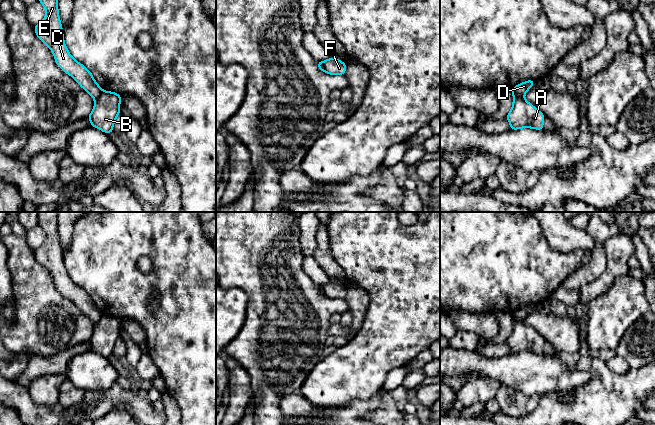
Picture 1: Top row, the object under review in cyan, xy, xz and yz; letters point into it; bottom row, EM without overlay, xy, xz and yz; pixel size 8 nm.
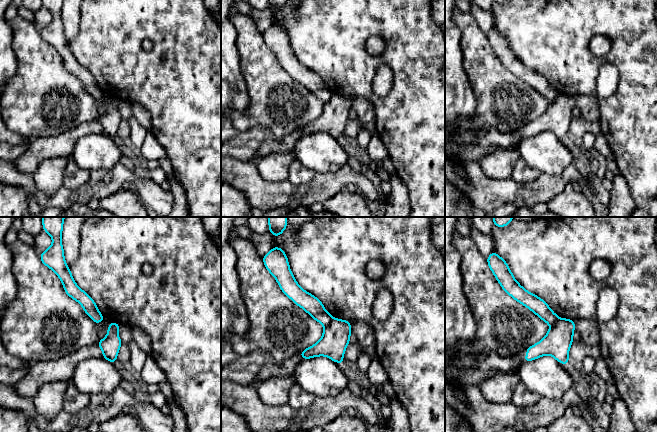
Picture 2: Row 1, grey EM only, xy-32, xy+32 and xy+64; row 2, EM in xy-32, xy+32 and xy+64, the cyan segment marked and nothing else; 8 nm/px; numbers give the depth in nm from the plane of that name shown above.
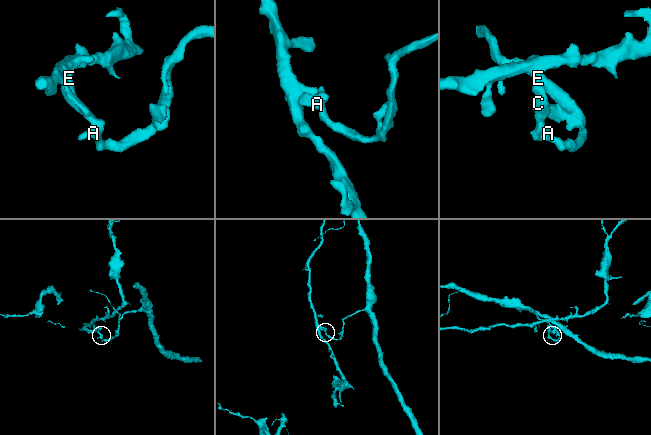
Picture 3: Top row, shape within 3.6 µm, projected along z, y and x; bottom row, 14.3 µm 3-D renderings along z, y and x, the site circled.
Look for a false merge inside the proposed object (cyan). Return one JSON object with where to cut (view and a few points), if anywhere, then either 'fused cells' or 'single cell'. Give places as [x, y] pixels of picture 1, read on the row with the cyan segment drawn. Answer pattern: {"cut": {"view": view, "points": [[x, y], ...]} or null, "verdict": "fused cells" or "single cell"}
{"cut": {"view": "yz", "points": [[513, 95], [523, 96]]}, "verdict": "fused cells"}

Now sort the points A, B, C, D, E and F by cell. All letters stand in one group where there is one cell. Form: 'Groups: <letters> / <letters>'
Groups: A B F / C D E

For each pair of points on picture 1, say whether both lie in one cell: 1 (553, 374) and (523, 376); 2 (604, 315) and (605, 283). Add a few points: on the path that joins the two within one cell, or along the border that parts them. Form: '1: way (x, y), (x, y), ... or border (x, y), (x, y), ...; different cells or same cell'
1: way (546, 374), (530, 374); same cell
2: border (622, 275), (590, 303); different cells

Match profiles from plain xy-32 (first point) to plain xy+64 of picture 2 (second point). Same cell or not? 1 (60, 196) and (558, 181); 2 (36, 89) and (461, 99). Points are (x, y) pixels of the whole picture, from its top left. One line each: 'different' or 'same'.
1: same
2: different

